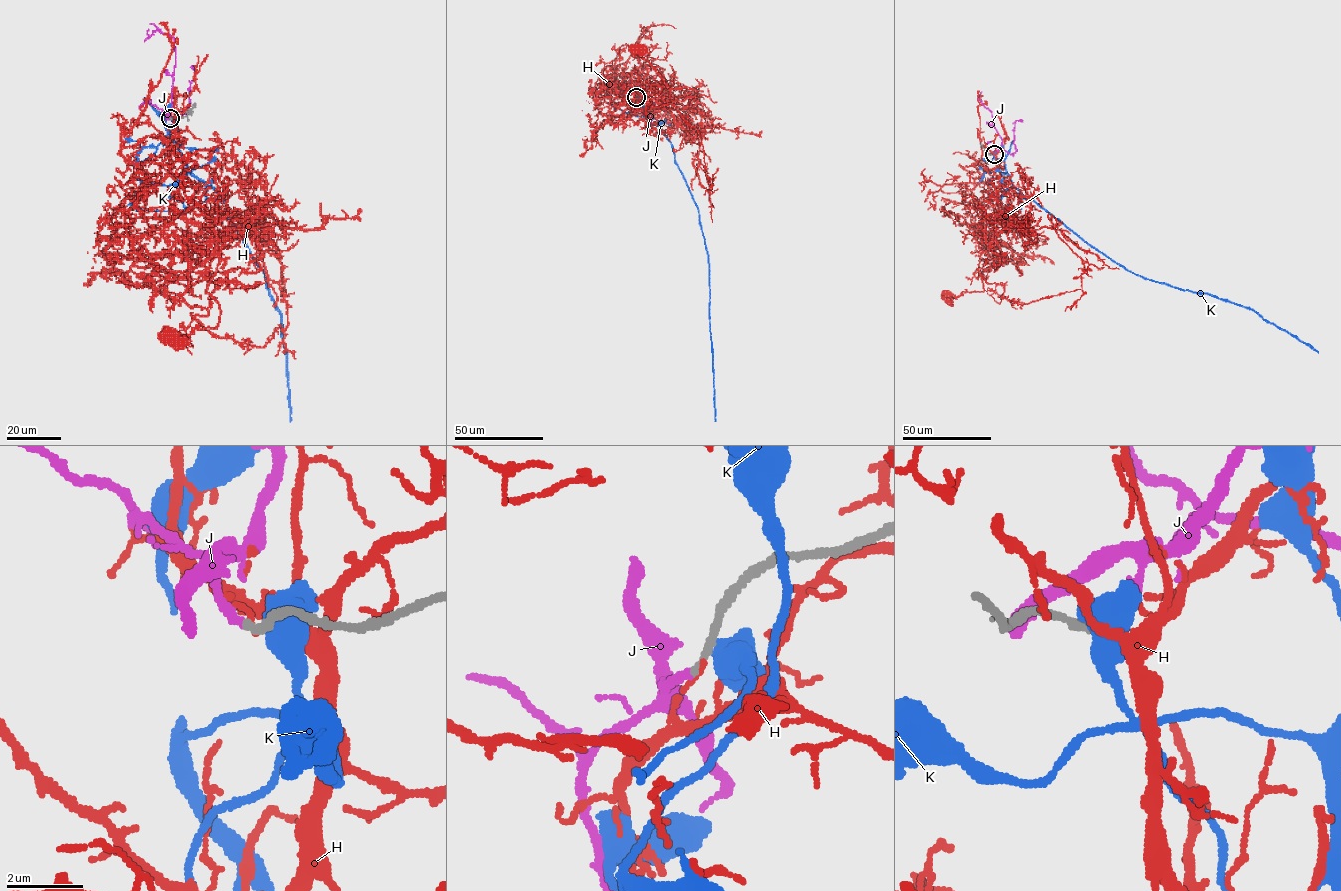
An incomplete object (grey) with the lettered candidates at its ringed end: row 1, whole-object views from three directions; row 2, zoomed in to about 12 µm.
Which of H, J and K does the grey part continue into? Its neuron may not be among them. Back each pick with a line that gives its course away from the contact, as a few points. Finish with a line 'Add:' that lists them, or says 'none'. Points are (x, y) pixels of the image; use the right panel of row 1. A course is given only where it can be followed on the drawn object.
J: Its course: (994, 154), (1002, 139), (992, 123), (991, 112), (978, 95)
Add: J

